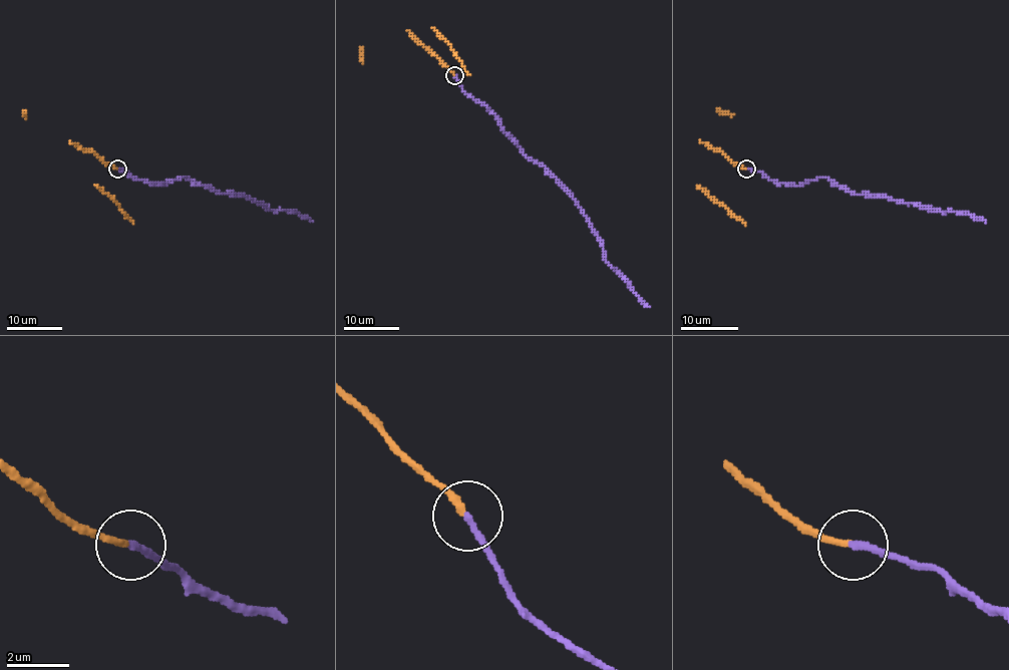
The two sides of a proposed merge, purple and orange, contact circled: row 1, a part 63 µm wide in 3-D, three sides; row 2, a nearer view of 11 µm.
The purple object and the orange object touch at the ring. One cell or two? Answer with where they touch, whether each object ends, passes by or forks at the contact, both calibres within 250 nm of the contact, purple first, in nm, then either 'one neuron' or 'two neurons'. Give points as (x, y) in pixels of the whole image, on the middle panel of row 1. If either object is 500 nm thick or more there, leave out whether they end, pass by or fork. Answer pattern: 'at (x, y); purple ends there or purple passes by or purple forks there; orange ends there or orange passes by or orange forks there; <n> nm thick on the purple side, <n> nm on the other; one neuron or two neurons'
at (454, 75); purple ends there; orange ends there; 240 nm thick on the purple side, 200 nm on the other; two neurons

